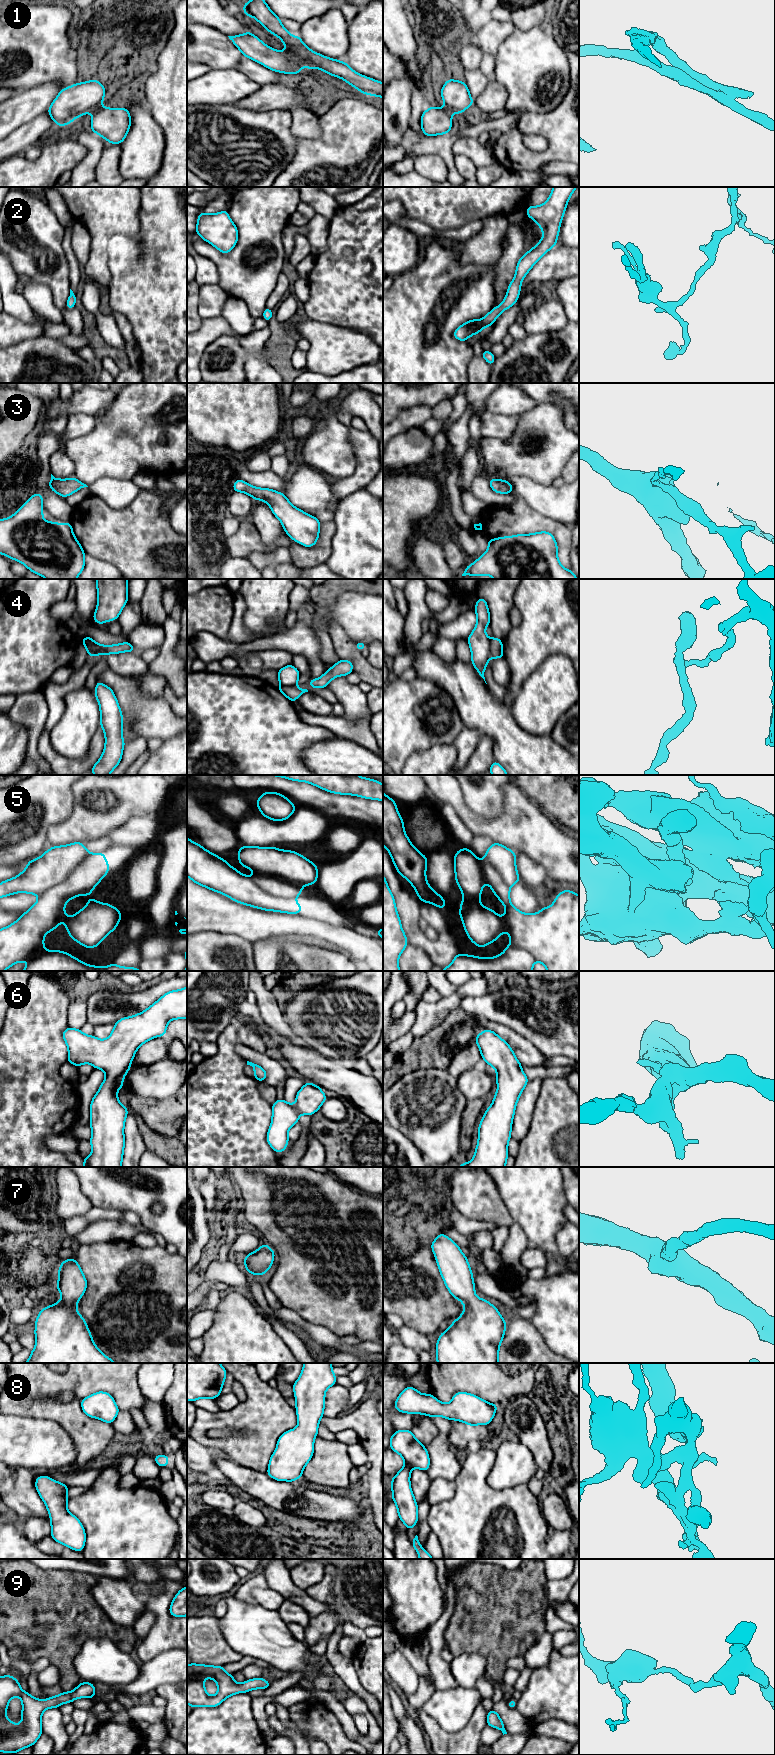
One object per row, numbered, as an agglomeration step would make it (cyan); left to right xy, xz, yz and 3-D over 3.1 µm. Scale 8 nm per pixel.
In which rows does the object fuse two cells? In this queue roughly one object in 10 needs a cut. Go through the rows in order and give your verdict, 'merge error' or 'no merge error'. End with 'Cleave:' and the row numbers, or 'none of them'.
1: no merge error
2: no merge error
3: no merge error
4: merge error
5: no merge error
6: no merge error
7: no merge error
8: no merge error
9: no merge error
Cleave: 4

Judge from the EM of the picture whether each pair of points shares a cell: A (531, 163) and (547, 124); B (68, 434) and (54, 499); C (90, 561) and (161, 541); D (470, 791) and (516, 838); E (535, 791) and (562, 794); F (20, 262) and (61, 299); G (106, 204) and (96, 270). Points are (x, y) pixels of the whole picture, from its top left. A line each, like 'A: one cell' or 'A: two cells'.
A: one cell
B: two cells
C: two cells
D: two cells
E: one cell
F: one cell
G: one cell

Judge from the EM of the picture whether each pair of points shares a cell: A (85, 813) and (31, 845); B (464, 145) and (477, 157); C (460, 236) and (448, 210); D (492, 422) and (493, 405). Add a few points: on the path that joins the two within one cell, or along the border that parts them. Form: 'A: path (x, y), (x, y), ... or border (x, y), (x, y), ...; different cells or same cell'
A: border (64, 820), (52, 823), (47, 829), (46, 837); different cells
B: path (467, 147), (474, 154); same cell
C: border (479, 220), (473, 220), (457, 228), (433, 229); different cells
D: border (487, 410), (493, 413), (516, 415); different cells

